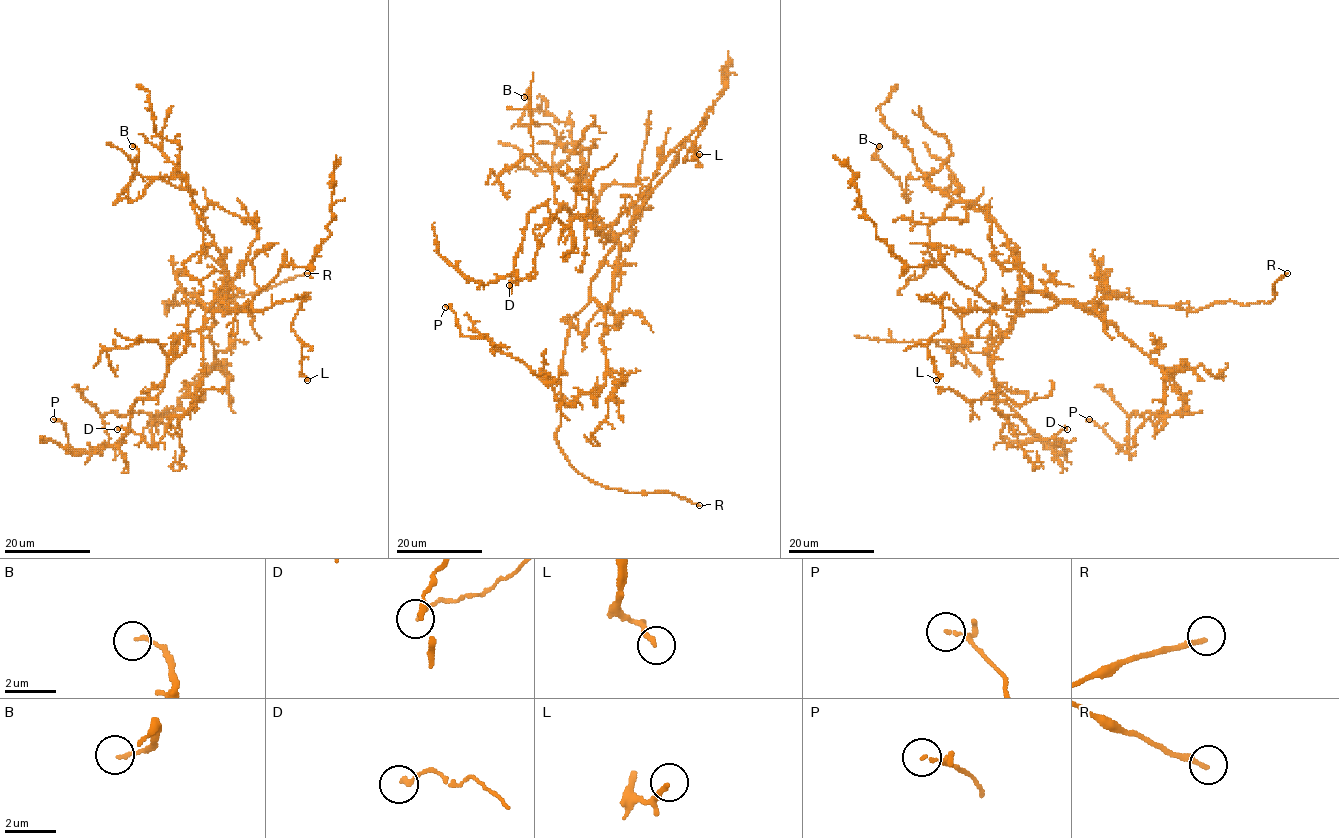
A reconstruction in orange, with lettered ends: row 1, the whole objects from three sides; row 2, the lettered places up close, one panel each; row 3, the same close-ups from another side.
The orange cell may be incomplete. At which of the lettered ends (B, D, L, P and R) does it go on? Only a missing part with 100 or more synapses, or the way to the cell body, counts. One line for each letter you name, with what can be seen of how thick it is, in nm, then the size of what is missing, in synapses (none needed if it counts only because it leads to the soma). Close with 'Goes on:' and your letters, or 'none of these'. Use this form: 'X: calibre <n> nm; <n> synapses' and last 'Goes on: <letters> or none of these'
R: calibre 200 nm
Goes on: R

